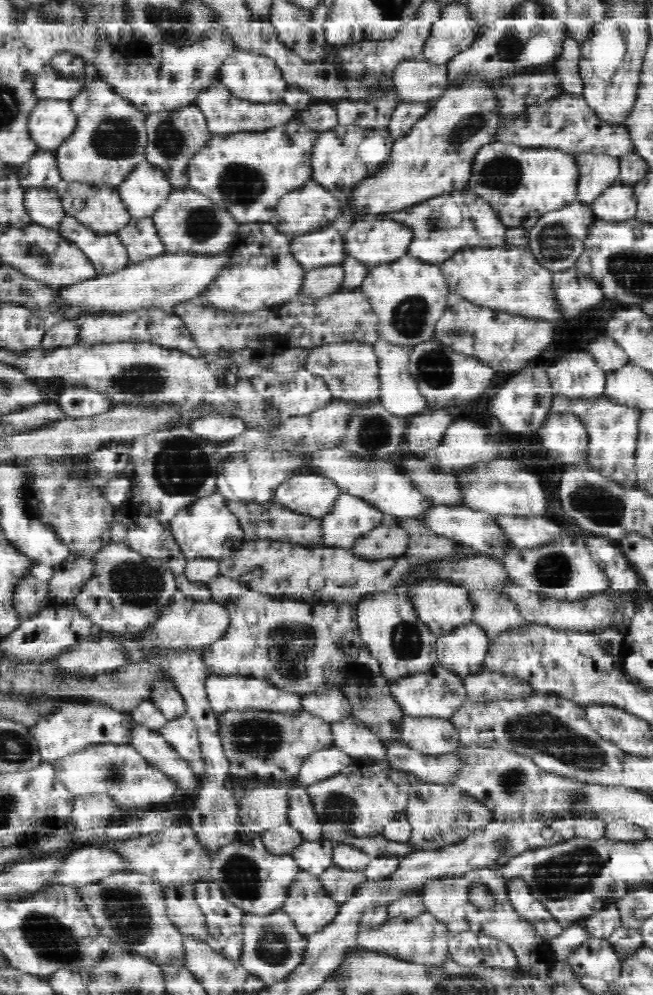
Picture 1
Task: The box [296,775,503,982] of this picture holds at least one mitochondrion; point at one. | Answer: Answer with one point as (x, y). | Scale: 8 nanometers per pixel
(339, 810)

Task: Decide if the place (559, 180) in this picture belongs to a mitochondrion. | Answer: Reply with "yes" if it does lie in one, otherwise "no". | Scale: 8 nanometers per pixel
no

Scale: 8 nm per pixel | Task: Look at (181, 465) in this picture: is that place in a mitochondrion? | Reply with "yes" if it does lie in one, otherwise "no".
yes

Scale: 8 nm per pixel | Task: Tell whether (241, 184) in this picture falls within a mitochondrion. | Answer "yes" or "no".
yes

